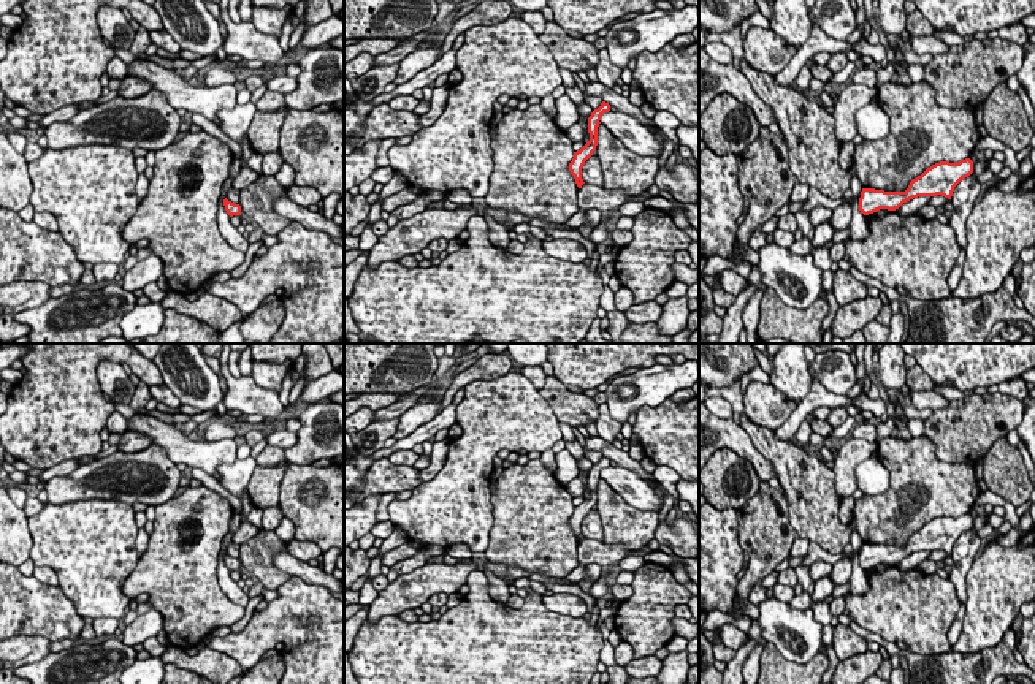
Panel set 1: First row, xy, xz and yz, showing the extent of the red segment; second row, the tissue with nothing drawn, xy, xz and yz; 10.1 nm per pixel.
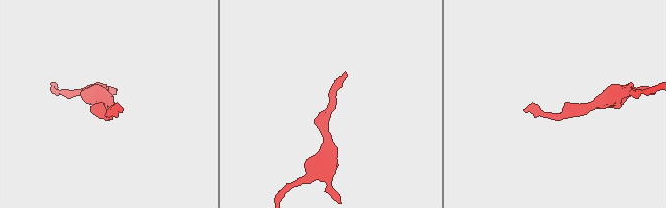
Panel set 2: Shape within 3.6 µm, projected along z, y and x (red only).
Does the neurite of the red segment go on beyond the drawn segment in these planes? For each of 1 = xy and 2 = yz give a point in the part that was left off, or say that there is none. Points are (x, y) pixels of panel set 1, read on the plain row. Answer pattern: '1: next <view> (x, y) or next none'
1: next none
2: next none

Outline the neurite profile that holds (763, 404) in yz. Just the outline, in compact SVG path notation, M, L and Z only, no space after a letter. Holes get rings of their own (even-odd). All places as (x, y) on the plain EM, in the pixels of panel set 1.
M751 380L743 390L743 413L754 424L775 431L792 413L799 402L761 380Z

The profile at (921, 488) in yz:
M924 434L910 440L883 437L878 442L878 459L889 470L889 488L878 496L865 496L854 502L853 519L846 524L851 535L856 530L862 543L875 543L884 546L905 546L913 534L921 530L927 522L940 516L959 518L970 513L980 494L978 480L972 466L957 462L943 462L935 456L935 445Z

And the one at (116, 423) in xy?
M116 410L108 416L106 428L109 434L124 434L127 431L127 418Z

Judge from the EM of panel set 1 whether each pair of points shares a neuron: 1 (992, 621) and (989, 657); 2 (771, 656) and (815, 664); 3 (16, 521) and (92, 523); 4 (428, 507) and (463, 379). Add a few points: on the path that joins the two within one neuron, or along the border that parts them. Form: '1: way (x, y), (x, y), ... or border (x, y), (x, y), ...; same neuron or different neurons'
1: border (1012, 626), (991, 646), (967, 653), (954, 651); different neurons
2: way (782, 667), (804, 667); same neuron
3: border (27, 518), (32, 540), (30, 558); different neurons
4: border (500, 377), (469, 382), (463, 387); different neurons

